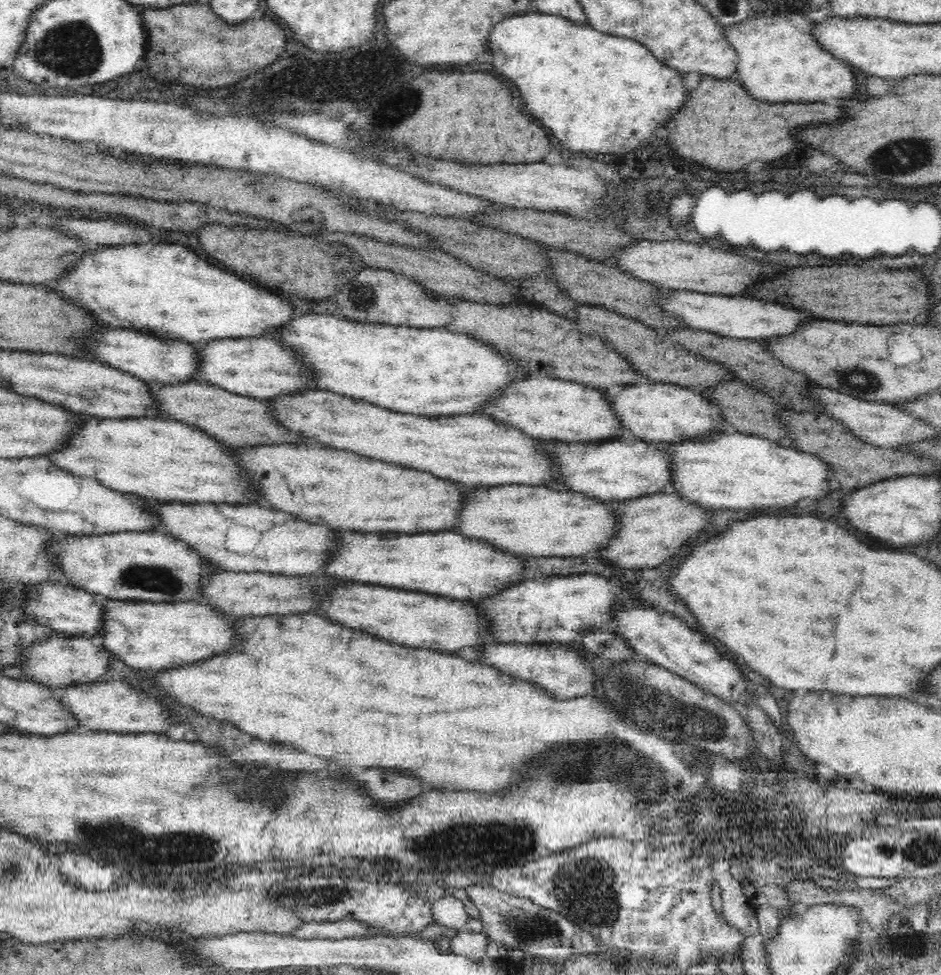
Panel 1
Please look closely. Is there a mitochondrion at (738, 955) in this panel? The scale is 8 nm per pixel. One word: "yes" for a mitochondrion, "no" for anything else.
no

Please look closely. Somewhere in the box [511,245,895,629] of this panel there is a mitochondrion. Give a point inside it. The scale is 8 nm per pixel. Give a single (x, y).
(853, 378)

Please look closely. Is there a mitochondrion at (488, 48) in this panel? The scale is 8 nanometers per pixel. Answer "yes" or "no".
no

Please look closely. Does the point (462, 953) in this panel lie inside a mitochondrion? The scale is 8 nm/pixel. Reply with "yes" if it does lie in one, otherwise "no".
no

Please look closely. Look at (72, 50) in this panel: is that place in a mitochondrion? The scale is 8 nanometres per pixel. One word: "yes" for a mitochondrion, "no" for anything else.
yes

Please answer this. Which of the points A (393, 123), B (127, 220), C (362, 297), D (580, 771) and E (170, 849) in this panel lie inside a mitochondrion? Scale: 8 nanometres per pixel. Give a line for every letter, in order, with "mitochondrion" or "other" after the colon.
A: mitochondrion
B: other
C: mitochondrion
D: mitochondrion
E: mitochondrion

